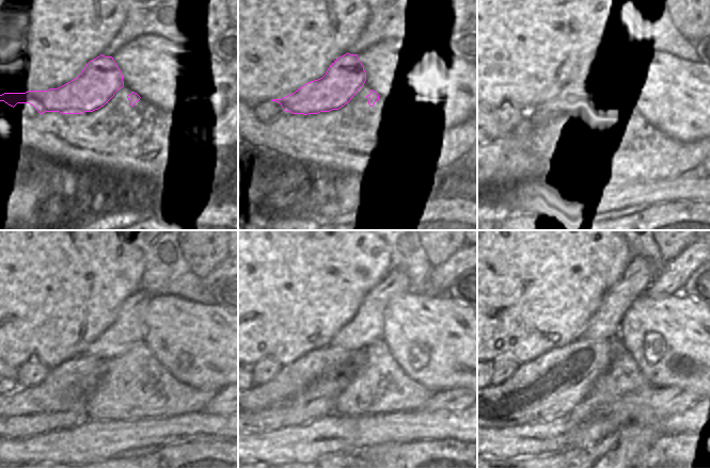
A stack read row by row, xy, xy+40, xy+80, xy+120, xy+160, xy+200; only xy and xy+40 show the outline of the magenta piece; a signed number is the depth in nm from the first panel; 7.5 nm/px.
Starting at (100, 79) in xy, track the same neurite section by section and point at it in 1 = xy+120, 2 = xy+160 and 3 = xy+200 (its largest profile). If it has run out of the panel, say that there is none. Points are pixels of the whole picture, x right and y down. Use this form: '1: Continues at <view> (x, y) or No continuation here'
1: Continues at xy+120 (129, 327)
2: Continues at xy+160 (366, 327)
3: Continues at xy+200 (604, 324).

